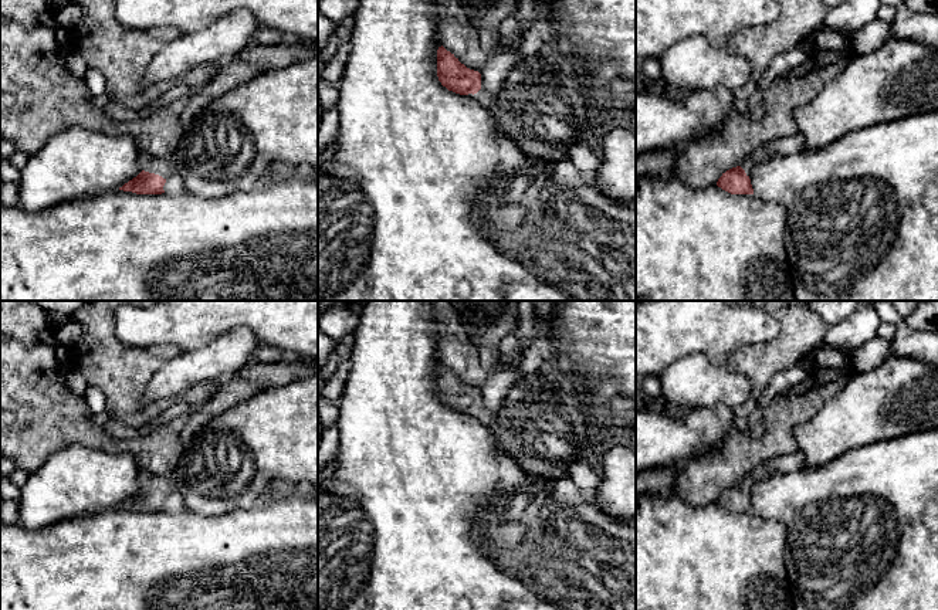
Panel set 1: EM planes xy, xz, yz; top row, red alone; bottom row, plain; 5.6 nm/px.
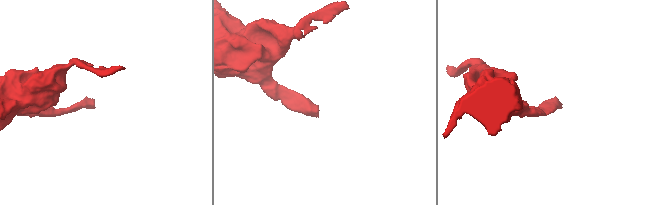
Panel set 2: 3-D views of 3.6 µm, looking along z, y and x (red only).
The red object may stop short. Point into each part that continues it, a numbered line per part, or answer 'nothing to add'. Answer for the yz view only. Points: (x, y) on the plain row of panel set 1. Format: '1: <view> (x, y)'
1: yz (784, 464)

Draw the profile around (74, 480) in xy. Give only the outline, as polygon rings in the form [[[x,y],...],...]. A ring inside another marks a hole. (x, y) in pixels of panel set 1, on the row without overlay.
[[[81,444],[65,445],[48,455],[20,489],[18,523],[28,531],[38,531],[77,515],[118,508],[142,489],[139,471],[135,457],[128,453],[91,450]]]

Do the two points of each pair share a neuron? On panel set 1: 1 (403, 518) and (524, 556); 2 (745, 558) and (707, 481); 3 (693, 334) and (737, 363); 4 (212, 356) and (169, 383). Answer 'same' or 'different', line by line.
1: same
2: different
3: different
4: same

